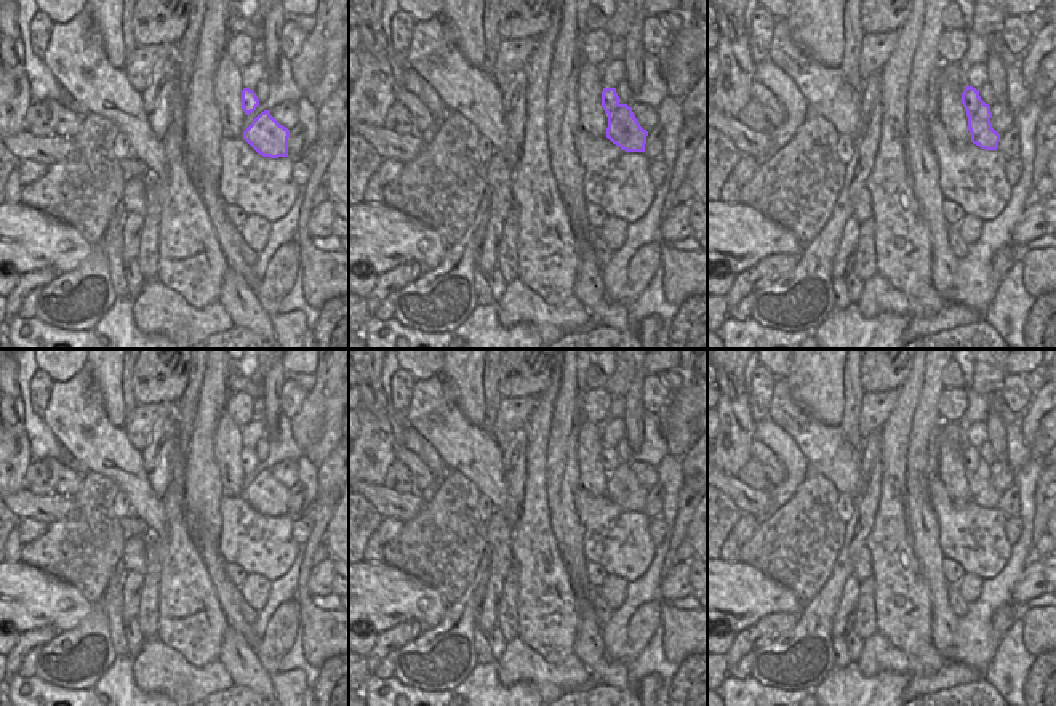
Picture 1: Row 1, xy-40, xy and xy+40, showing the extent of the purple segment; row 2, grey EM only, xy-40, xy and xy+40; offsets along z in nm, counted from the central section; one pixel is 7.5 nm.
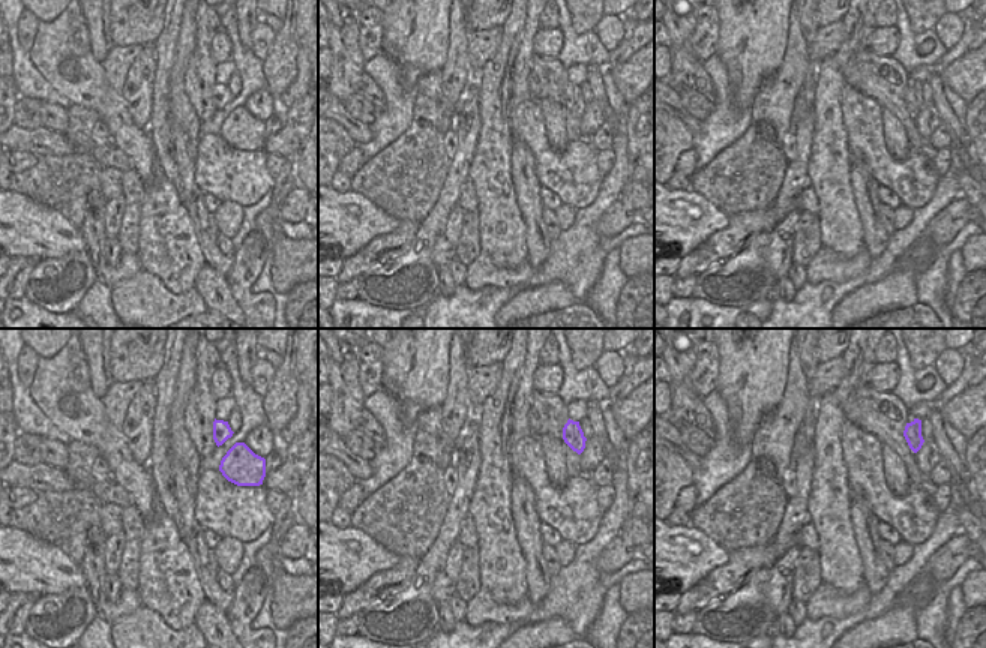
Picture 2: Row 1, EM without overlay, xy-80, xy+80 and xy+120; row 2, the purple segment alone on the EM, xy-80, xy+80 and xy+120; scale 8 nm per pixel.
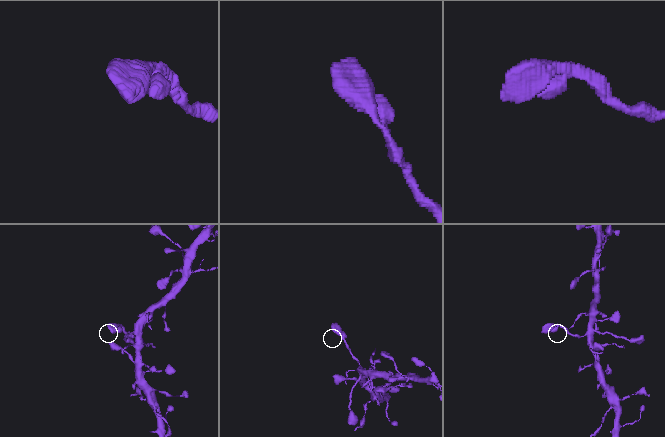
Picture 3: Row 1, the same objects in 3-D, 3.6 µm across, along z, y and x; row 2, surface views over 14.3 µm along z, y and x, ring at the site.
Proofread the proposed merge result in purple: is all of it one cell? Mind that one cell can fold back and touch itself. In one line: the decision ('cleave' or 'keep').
keep

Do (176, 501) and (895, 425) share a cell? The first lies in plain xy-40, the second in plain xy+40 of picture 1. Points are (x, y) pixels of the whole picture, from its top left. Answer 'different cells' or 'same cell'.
same cell

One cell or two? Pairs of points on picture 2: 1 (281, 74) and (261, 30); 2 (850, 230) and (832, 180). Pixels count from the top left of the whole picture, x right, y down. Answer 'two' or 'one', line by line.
1: two
2: one

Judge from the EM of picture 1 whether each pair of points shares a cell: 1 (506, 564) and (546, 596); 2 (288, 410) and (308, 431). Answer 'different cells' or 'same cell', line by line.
1: different cells
2: different cells

